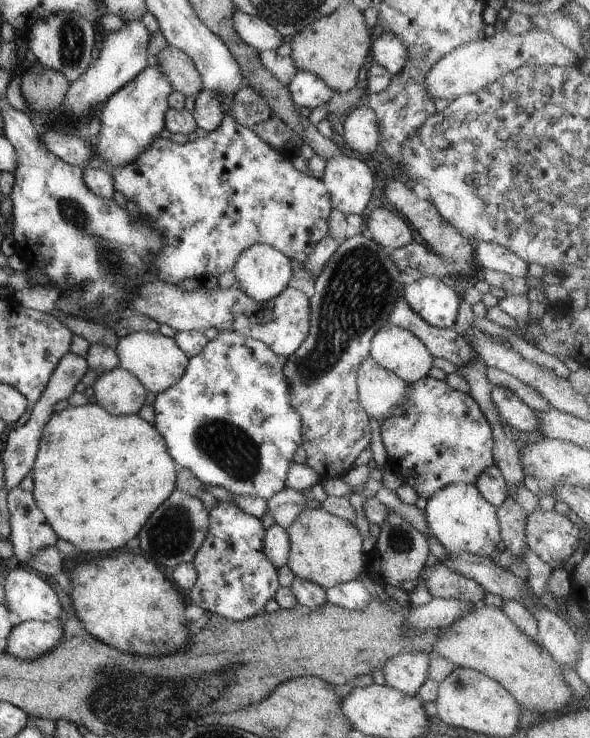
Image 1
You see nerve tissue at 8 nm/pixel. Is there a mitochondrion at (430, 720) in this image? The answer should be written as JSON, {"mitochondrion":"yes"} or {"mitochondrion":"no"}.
{"mitochondrion":"no"}

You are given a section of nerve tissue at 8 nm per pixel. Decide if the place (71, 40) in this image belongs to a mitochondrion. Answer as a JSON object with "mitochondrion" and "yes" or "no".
{"mitochondrion":"yes"}

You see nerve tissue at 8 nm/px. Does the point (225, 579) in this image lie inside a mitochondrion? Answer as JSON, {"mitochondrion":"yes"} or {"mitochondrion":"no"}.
{"mitochondrion":"no"}

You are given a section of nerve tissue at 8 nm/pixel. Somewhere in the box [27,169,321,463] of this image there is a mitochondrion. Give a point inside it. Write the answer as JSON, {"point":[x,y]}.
{"point":[117,268]}

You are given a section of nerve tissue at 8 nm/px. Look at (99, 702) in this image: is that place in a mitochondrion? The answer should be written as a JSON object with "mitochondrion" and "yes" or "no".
{"mitochondrion":"yes"}

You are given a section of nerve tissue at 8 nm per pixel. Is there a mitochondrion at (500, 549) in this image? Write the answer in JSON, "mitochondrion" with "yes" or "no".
{"mitochondrion":"no"}

